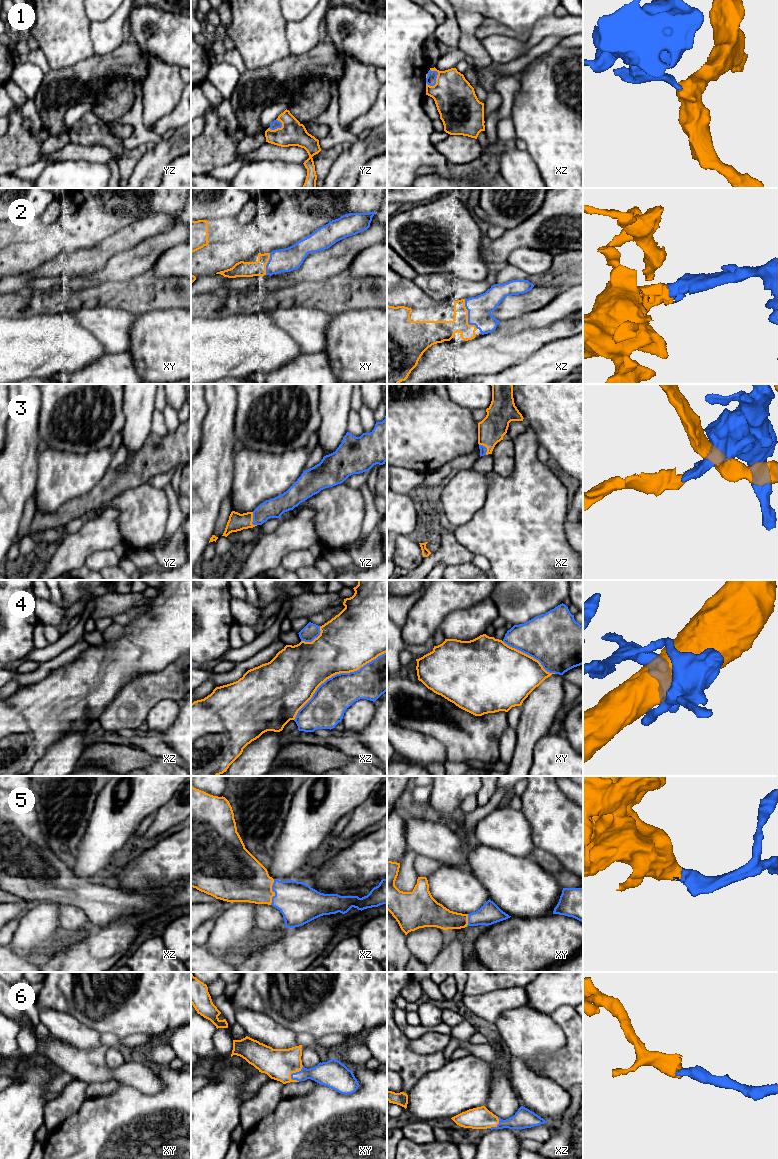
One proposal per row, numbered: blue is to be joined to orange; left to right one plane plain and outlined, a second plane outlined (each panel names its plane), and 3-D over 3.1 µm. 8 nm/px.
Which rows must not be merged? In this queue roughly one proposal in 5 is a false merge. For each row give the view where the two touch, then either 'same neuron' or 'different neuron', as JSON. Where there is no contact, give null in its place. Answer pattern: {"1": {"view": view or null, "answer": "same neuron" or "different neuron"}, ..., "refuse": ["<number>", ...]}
{"1": {"view": "xz", "answer": "same neuron"}, "2": {"view": "xz", "answer": "same neuron"}, "3": {"view": "yz", "answer": "same neuron"}, "4": {"view": "xz", "answer": "different neuron"}, "5": {"view": "xz", "answer": "same neuron"}, "6": {"view": "xy", "answer": "same neuron"}, "refuse": ["4"]}

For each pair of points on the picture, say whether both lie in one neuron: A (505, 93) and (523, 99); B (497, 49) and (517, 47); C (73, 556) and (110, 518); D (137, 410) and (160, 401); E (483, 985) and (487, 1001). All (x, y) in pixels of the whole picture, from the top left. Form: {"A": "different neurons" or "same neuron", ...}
{"A": "different neurons", "B": "same neuron", "C": "same neuron", "D": "different neurons", "E": "different neurons"}

